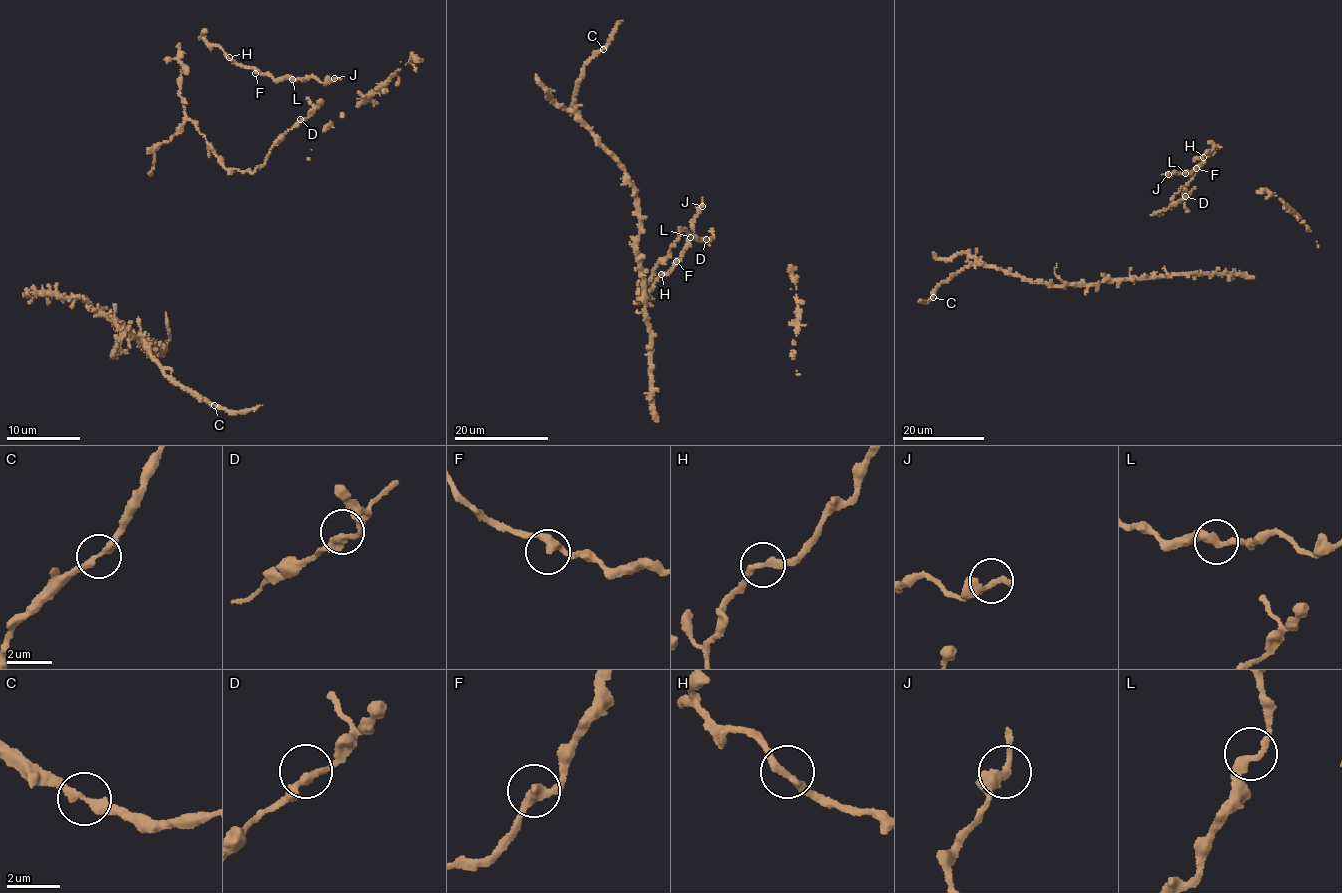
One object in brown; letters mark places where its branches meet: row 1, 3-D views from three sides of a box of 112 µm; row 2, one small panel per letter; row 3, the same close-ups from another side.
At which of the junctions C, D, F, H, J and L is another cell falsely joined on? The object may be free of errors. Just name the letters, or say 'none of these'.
none of these

